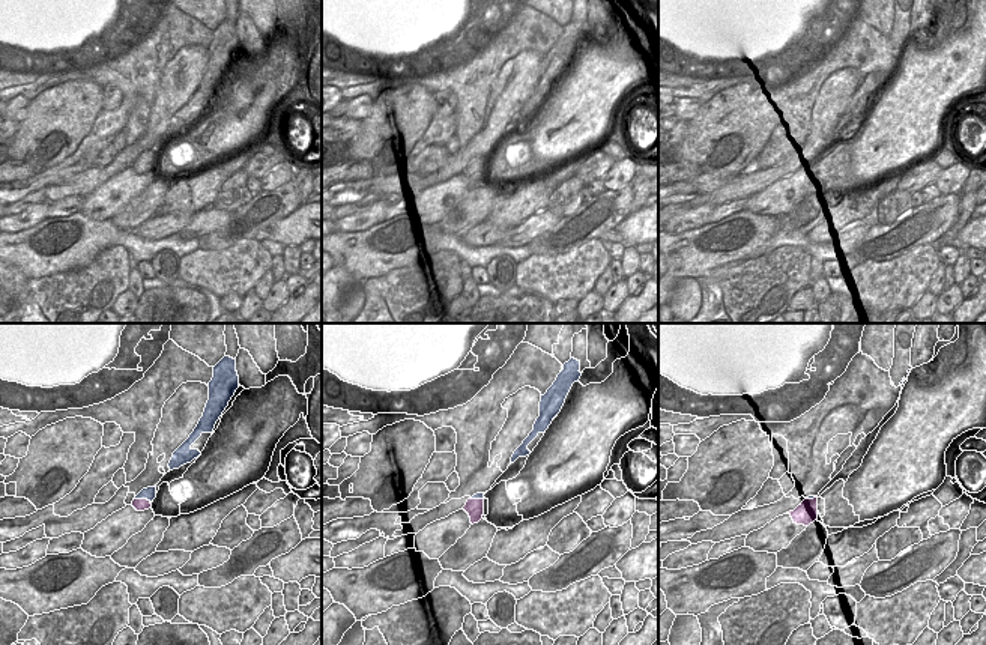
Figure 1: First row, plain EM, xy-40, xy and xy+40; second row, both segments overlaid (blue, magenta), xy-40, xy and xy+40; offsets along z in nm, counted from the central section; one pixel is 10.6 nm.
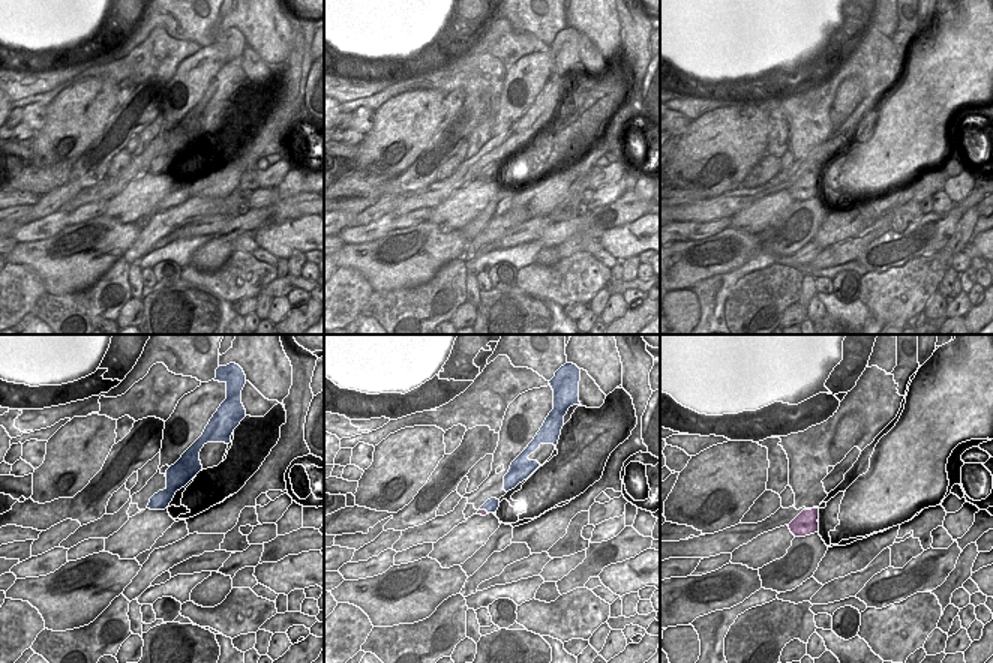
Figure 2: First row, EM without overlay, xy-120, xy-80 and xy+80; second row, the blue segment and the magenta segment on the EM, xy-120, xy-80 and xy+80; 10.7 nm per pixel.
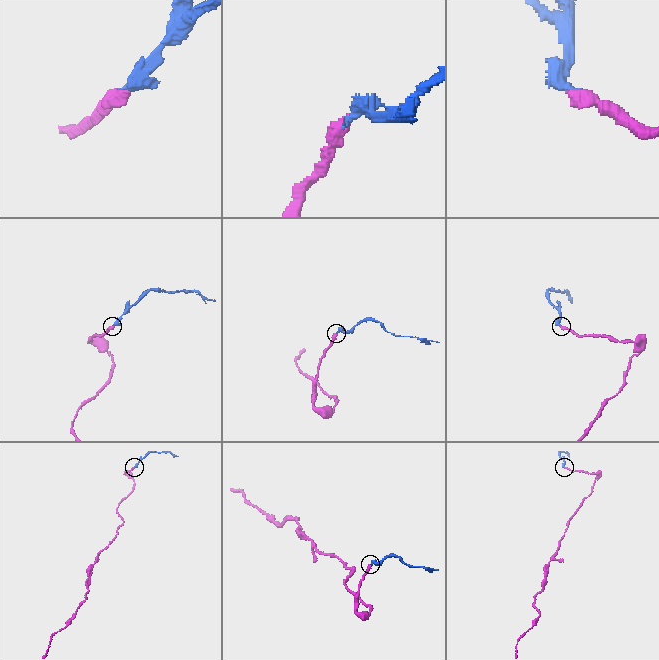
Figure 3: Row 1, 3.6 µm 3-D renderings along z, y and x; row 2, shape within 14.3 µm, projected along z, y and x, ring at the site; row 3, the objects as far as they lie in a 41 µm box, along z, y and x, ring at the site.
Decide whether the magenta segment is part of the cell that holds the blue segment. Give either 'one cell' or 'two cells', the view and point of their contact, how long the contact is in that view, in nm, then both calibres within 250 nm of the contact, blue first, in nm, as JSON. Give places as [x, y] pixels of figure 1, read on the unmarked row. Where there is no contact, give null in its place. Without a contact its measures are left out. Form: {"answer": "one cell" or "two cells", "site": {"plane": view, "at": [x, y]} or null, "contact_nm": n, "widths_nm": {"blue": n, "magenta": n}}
{"answer": "two cells", "site": {"plane": "xy-40", "at": [143, 161]}, "contact_nm": 190, "widths_nm": {"blue": 140, "magenta": 130}}

